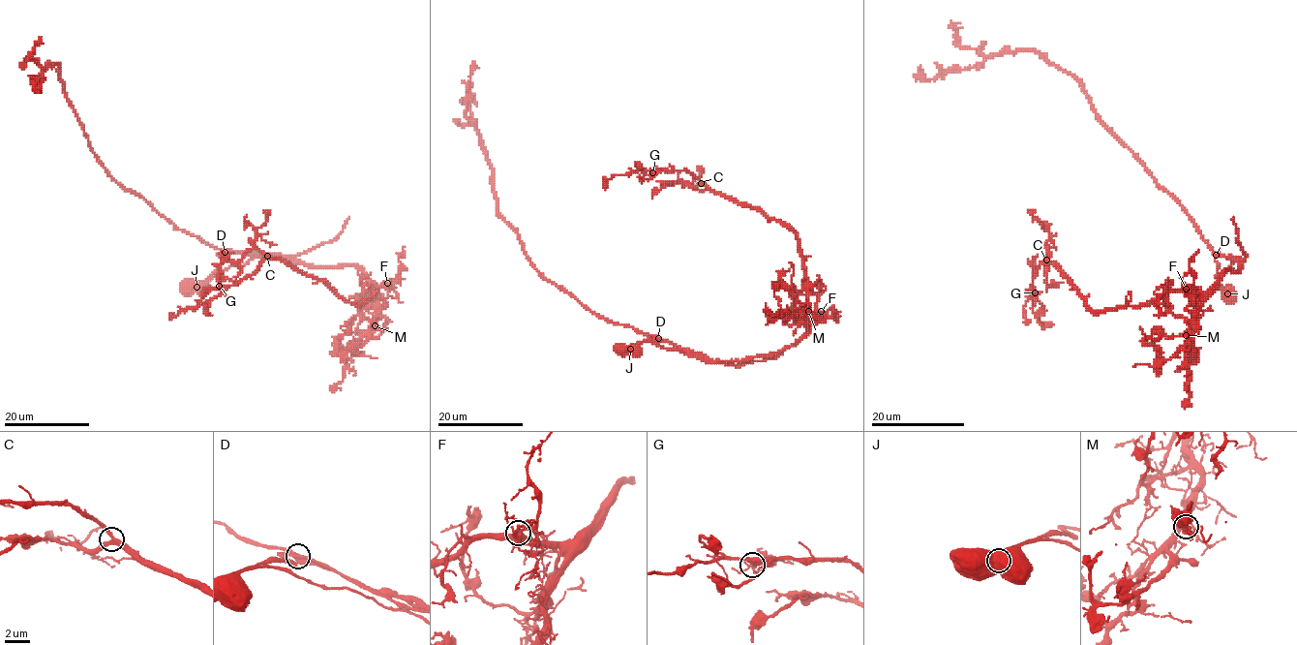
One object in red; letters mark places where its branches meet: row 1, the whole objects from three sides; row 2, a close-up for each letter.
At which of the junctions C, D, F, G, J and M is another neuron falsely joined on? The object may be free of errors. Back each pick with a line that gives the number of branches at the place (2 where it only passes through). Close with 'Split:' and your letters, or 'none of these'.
J: branches 1
Split: J

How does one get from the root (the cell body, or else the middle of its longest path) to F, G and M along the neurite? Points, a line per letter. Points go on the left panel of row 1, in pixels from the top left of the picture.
F: (258, 257), (278, 257), (314, 265), (352, 265), (375, 286), (387, 283)
G: (258, 257), (352, 265), (382, 284), (350, 304), (267, 258), (219, 286)
M: (258, 257), (278, 257), (314, 265), (357, 267), (373, 288), (375, 325)

